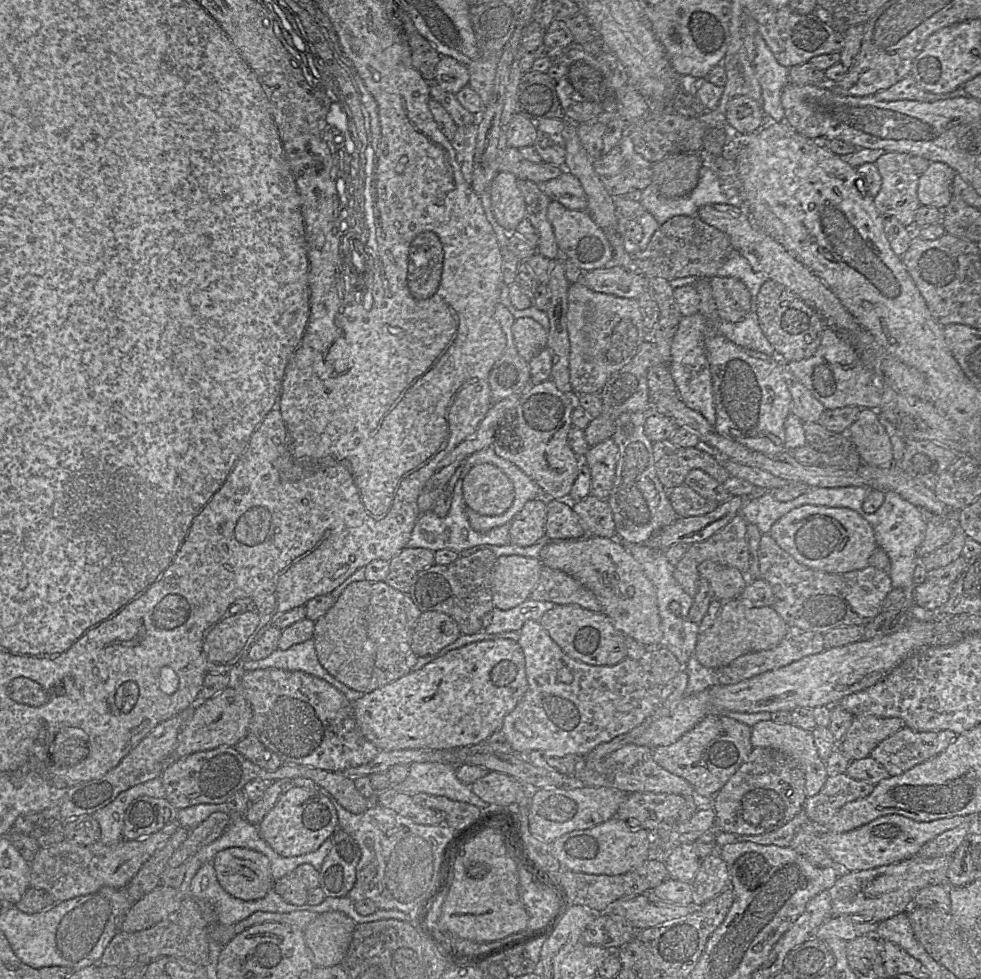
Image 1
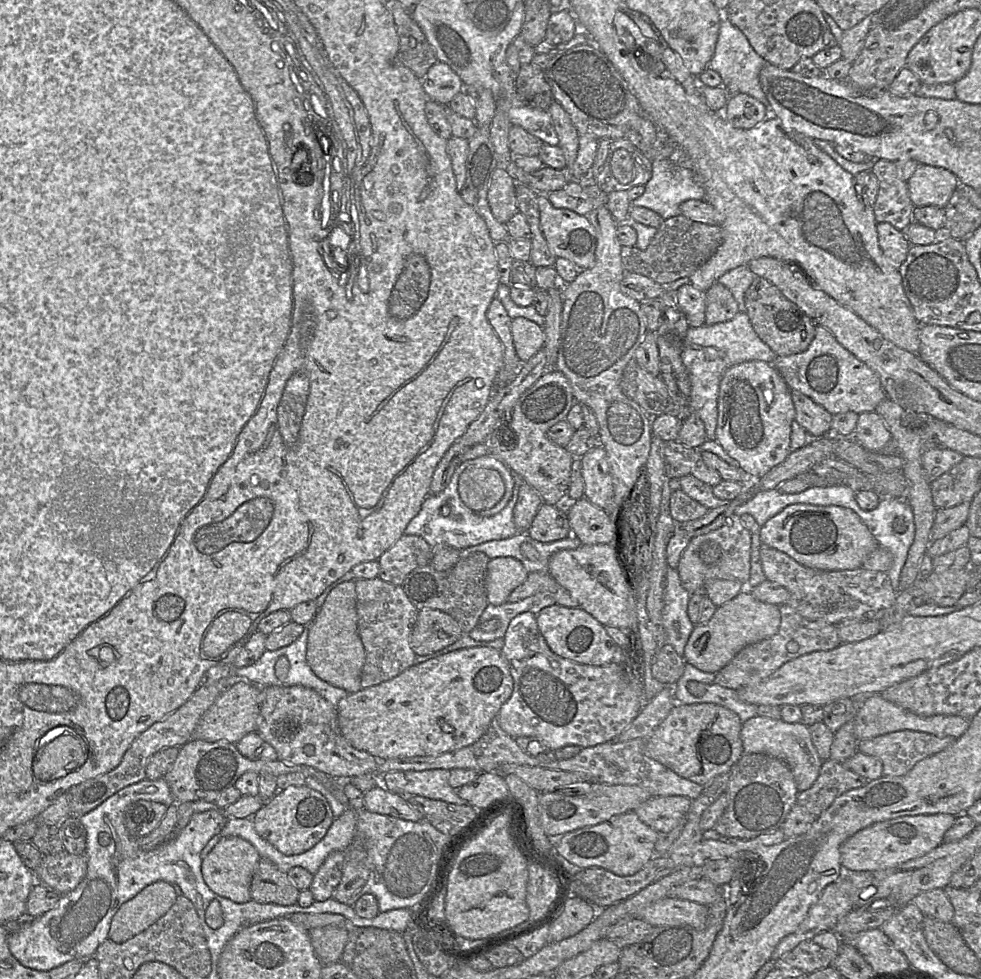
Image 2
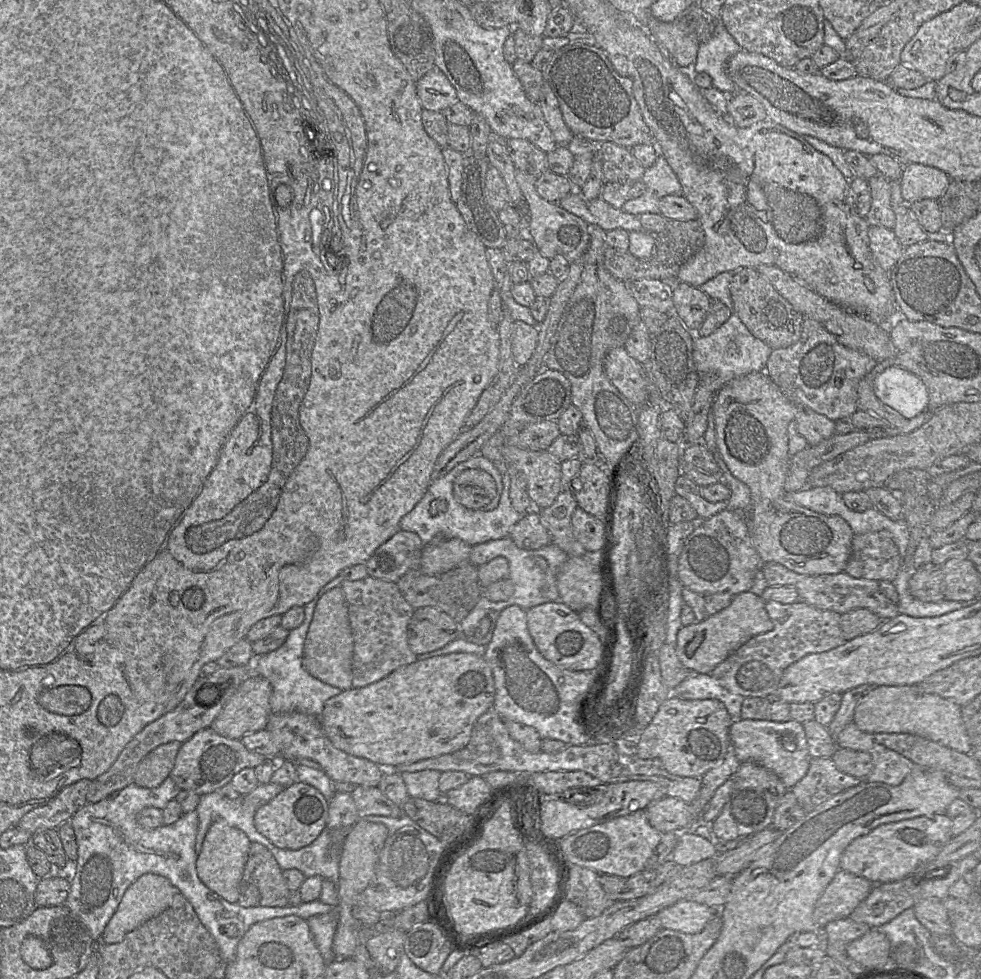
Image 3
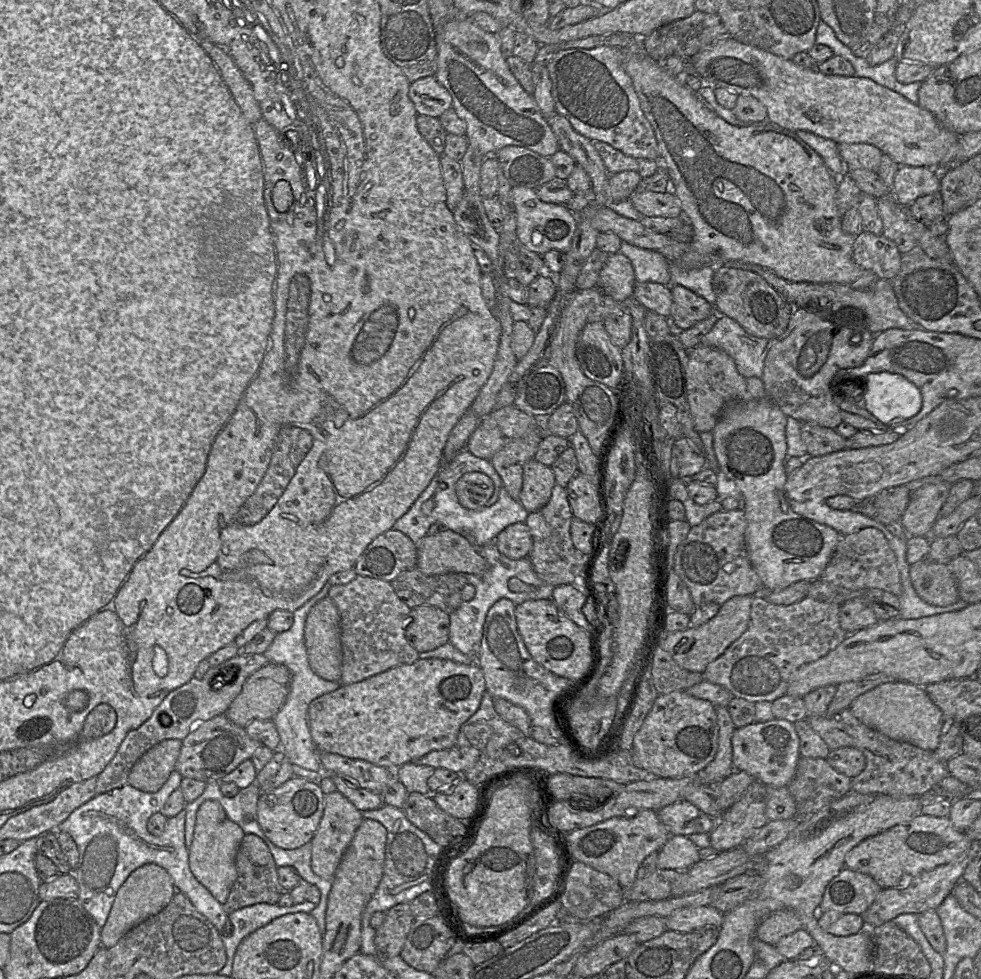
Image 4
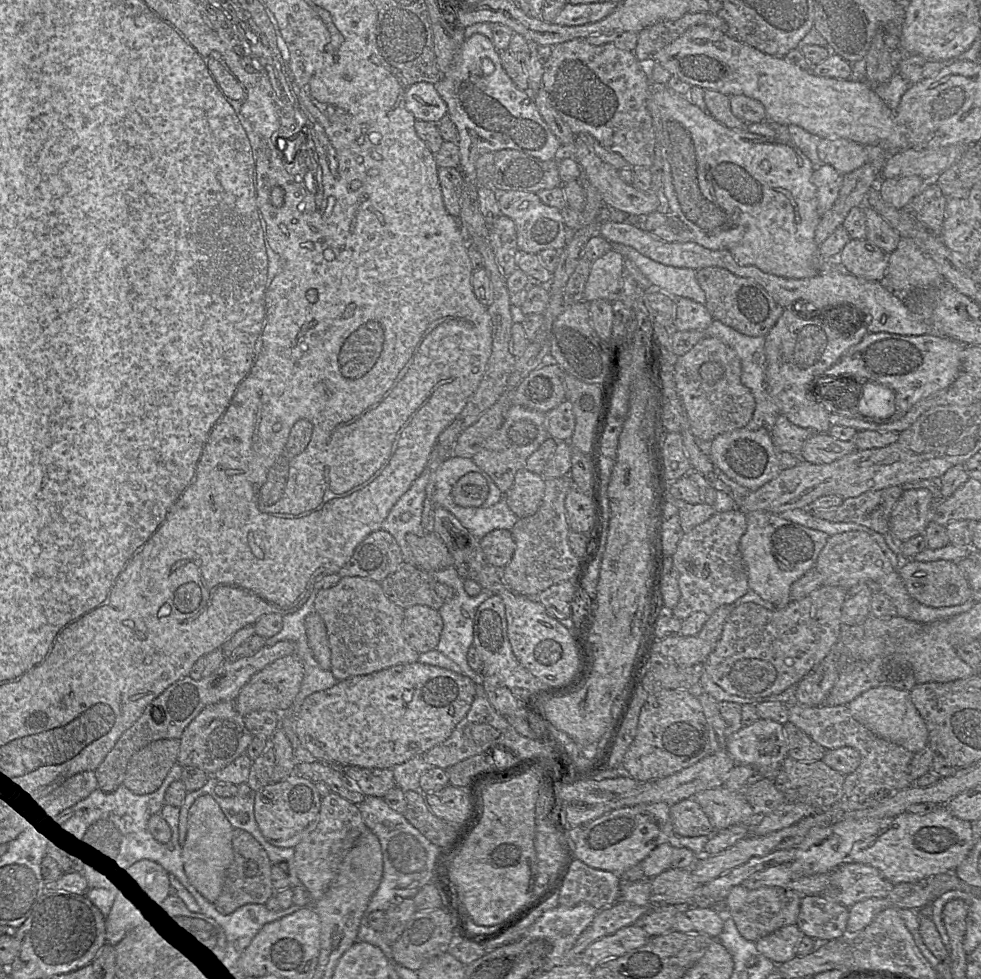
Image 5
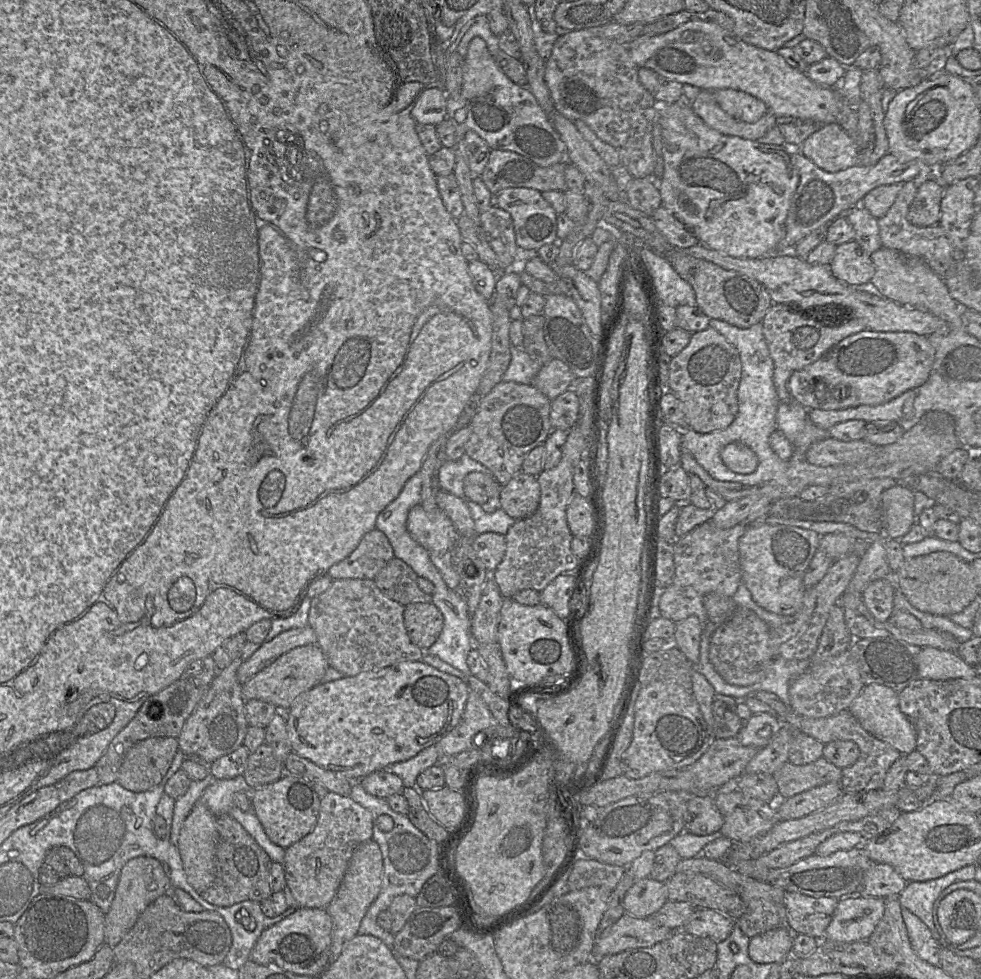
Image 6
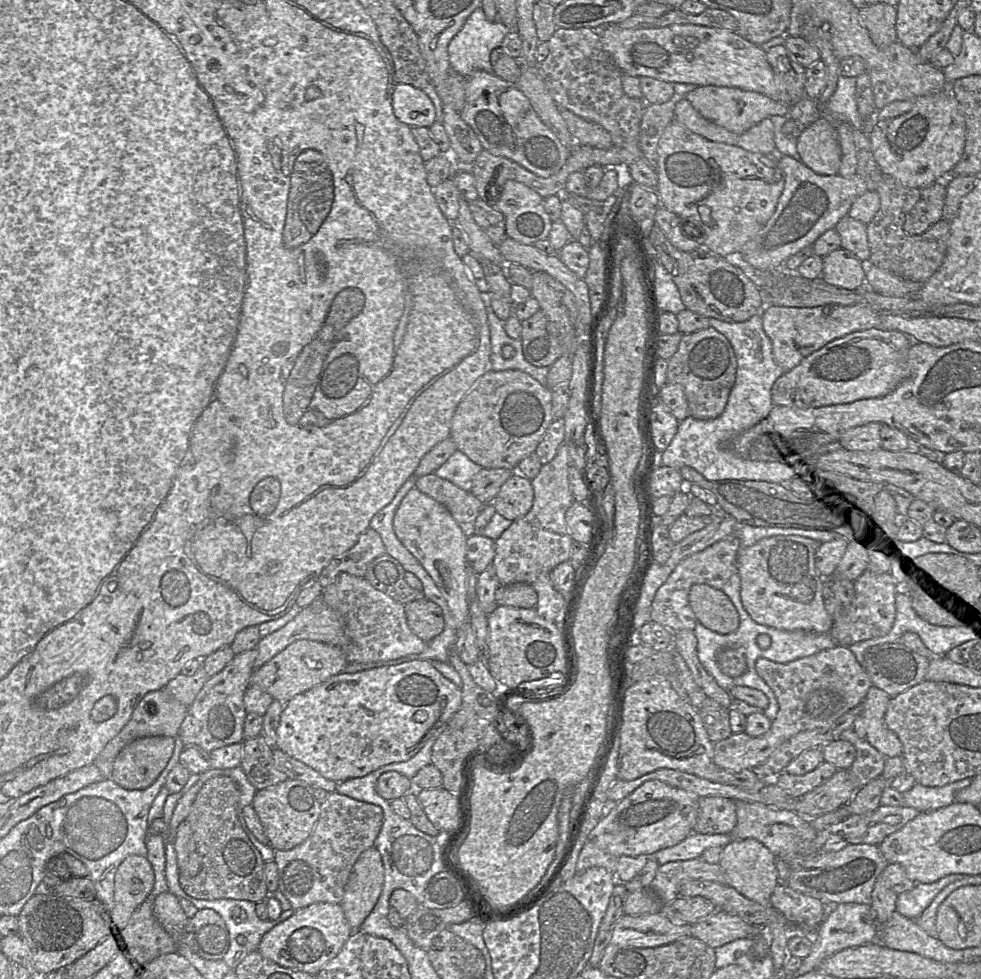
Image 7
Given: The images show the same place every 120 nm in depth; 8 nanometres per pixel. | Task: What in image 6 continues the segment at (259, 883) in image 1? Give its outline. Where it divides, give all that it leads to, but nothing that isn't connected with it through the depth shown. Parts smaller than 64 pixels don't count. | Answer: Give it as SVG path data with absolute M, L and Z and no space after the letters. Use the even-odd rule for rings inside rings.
M197 801L180 829L177 848L187 881L199 895L208 889L215 879L217 841L216 816L205 805Z

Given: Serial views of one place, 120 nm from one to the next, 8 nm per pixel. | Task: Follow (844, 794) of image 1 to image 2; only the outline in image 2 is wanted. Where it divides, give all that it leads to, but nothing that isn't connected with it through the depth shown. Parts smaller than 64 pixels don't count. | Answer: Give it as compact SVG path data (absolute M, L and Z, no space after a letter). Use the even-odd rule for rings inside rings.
M831 759L823 761L819 775L807 790L799 792L796 803L818 817L843 793L860 788L869 780Z

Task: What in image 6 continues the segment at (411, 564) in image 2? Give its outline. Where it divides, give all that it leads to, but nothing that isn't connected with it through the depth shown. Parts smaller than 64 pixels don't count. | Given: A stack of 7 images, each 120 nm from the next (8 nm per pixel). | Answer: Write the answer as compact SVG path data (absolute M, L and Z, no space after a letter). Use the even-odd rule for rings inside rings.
M374 528L367 532L351 554L332 565L328 571L333 580L341 578L374 579L385 564L394 557L387 536Z

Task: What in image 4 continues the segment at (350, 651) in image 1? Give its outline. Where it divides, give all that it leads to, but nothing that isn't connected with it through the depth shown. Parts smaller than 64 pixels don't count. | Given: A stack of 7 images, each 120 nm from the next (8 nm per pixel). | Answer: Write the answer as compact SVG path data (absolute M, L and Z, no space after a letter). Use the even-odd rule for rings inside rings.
M328 596L308 612L304 643L311 670L324 680L339 682L342 667L340 614Z

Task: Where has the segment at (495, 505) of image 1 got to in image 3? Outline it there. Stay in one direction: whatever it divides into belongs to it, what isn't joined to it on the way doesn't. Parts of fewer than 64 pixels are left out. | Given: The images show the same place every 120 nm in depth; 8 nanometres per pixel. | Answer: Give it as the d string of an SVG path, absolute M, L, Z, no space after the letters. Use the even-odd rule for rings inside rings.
M469 468L463 471L453 484L455 499L464 507L479 510L496 496L494 478L482 469Z

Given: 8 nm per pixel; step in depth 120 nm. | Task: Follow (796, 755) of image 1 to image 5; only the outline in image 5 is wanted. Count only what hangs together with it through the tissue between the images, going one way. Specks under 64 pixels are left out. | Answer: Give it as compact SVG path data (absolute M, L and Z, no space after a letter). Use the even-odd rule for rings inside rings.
M759 718L749 726L727 737L726 750L736 765L745 765L753 768L760 777L774 780L782 762L788 757L788 743L783 724Z

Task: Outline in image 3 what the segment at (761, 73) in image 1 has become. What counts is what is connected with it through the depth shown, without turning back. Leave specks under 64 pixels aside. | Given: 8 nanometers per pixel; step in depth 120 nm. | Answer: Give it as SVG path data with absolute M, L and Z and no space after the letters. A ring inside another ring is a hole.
M718 19L712 37L699 46L692 72L709 74L712 78L712 87L722 93L742 93L727 74L728 61L741 50L742 47Z

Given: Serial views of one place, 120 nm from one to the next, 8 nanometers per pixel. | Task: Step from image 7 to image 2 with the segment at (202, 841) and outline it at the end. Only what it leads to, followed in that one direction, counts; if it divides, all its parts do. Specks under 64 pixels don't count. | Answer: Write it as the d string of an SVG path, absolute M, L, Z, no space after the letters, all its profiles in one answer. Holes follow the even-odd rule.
M267 859L259 860L251 880L251 900L288 906L297 904L299 893L287 873L281 872Z

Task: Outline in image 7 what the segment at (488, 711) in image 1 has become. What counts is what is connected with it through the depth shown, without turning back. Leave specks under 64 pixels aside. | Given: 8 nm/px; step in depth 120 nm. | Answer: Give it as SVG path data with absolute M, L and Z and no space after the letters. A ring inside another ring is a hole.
M414 659L398 665L383 666L355 673L342 672L328 678L310 690L293 697L283 705L274 749L279 749L290 757L304 763L326 779L336 783L342 783L349 779L364 777L382 766L408 761L419 752L430 737L436 736L437 738L445 728L448 728L446 727L446 723L458 711L461 704L461 688L458 688L450 680L445 678L427 659Z

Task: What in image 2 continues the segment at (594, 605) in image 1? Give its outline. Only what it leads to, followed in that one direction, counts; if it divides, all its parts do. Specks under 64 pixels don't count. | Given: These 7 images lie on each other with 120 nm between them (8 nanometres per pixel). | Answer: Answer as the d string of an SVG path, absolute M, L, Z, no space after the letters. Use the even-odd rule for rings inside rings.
M548 572L528 573L526 580L510 593L507 602L517 602L535 594L547 595L555 600L555 604L570 608L578 607L569 592Z

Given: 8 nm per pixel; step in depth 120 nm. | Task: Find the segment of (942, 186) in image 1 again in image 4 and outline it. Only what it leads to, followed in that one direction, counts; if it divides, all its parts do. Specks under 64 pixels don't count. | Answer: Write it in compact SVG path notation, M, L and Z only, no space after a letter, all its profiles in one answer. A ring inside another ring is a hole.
M899 167L892 194L903 206L910 206L917 198L940 191L941 179L935 168Z

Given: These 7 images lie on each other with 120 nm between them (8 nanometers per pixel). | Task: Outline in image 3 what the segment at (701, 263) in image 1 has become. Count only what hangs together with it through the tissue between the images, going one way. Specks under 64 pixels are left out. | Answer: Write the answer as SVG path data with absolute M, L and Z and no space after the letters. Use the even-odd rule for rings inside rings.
M668 220L663 231L655 235L655 247L650 258L639 259L627 250L605 246L604 267L621 281L637 279L675 280L680 267L695 255L705 243L705 234L698 220Z

